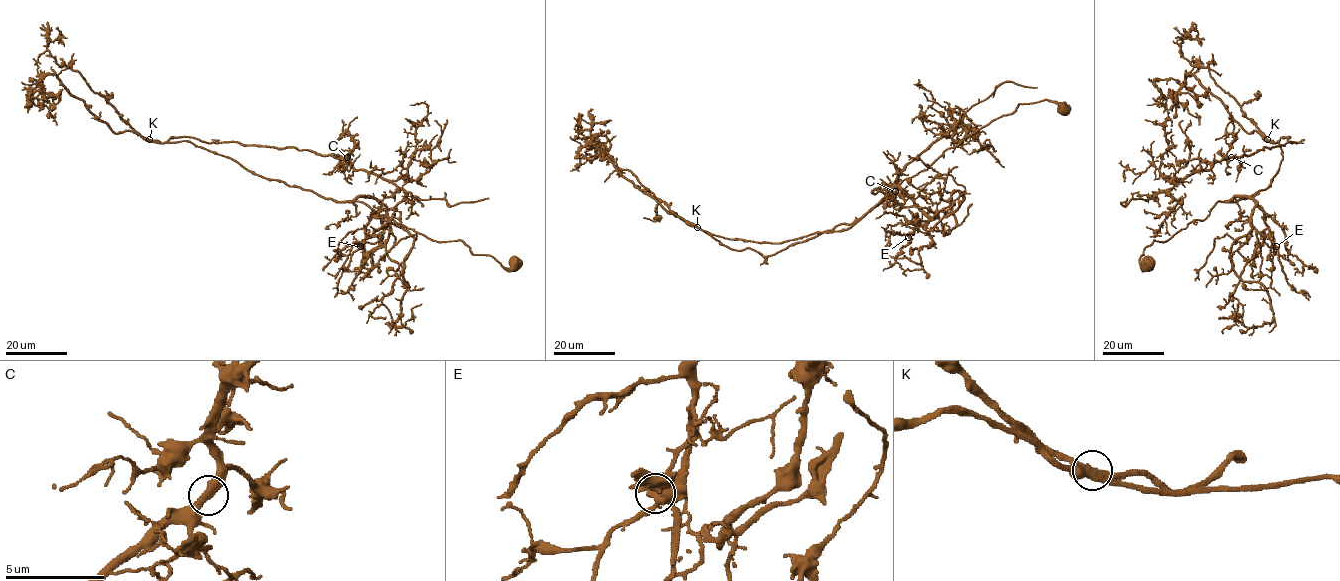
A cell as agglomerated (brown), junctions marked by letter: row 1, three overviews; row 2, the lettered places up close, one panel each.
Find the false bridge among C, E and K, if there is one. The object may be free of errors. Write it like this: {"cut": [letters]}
{"cut": ["K"]}

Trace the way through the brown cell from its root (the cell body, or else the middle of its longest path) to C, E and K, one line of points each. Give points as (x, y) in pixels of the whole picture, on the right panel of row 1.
C: (1149, 262), (1141, 268), (1154, 240), (1269, 186), (1282, 159), (1274, 142), (1295, 142), (1231, 157)
E: (1149, 262), (1141, 268), (1154, 240), (1166, 241), (1233, 197), (1249, 197), (1262, 211), (1276, 246)
K: (1149, 262), (1141, 268), (1154, 240), (1203, 220), (1219, 201), (1270, 185), (1282, 155), (1279, 141), (1267, 139)

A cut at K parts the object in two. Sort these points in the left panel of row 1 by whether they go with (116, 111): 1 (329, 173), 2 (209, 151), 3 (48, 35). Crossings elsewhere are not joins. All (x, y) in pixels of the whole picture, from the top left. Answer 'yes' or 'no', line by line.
1: yes
2: no
3: yes

